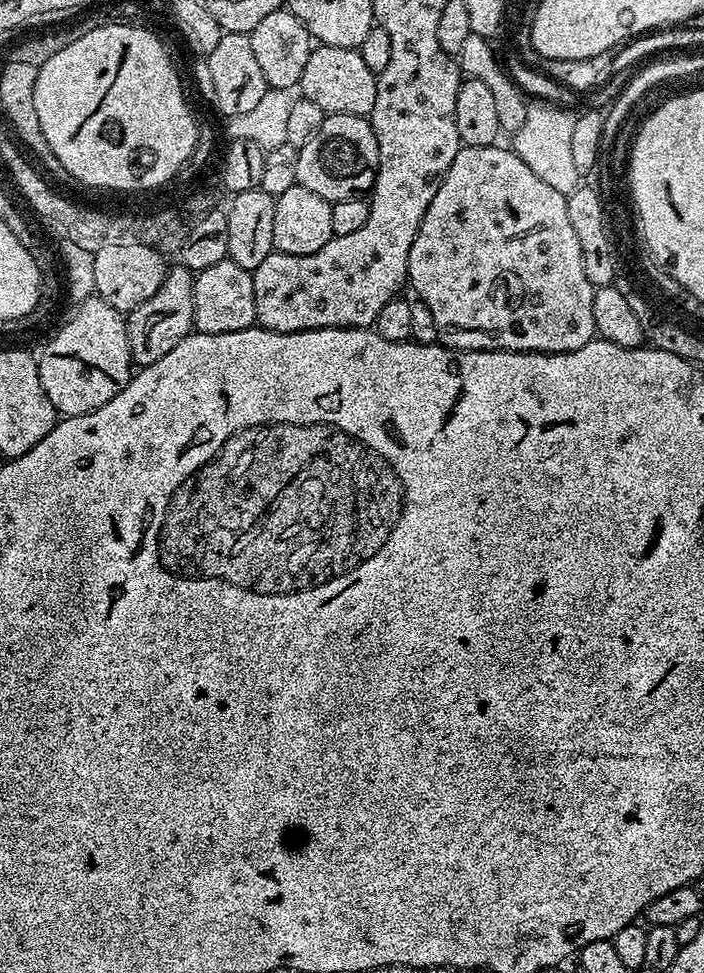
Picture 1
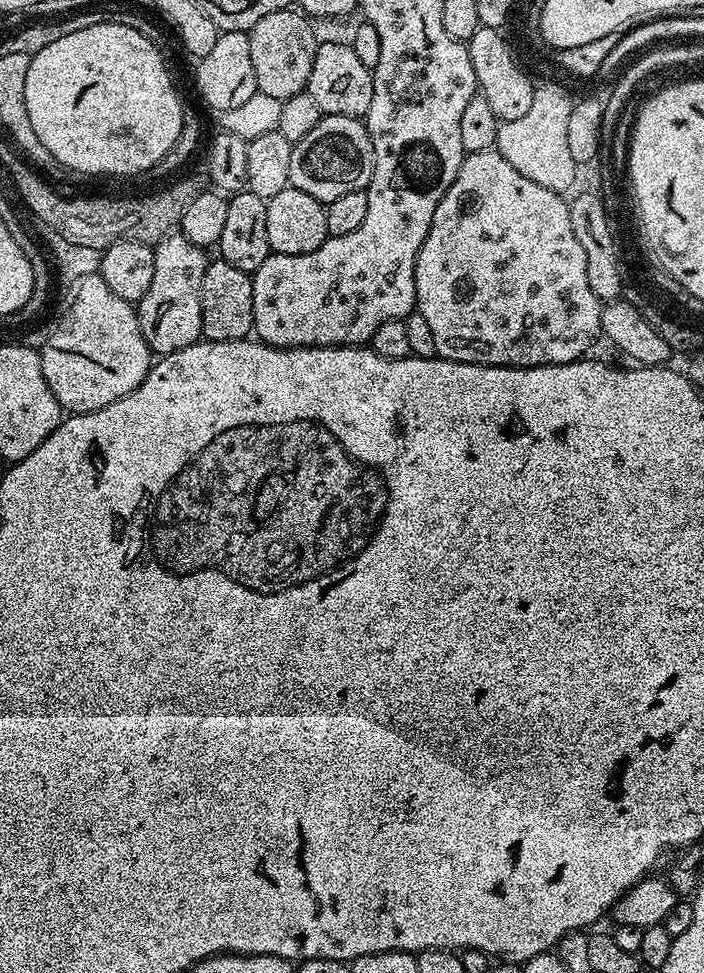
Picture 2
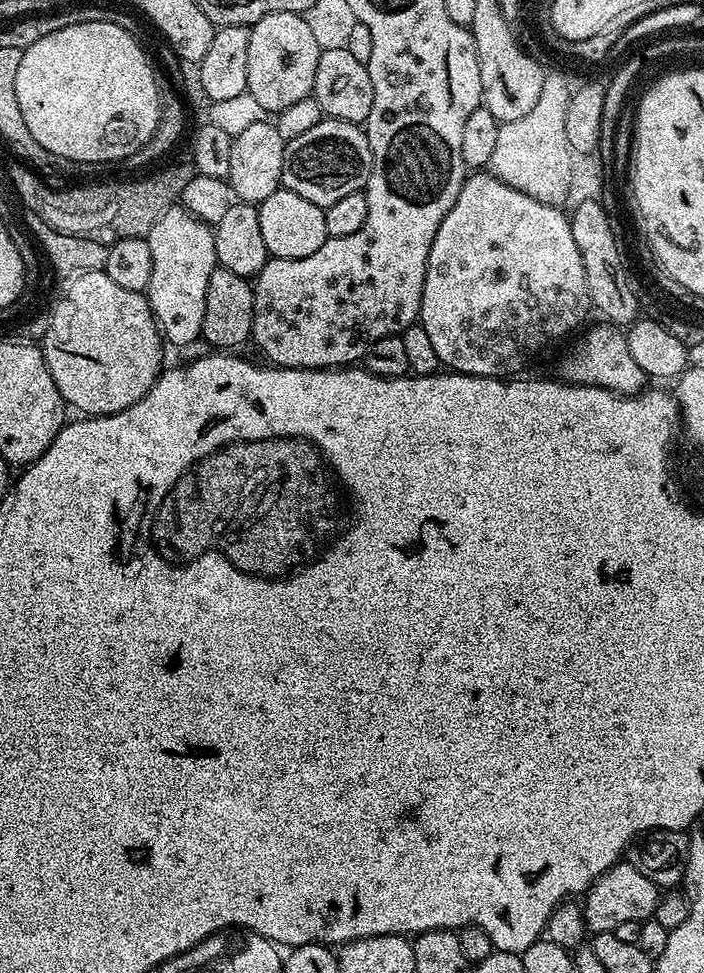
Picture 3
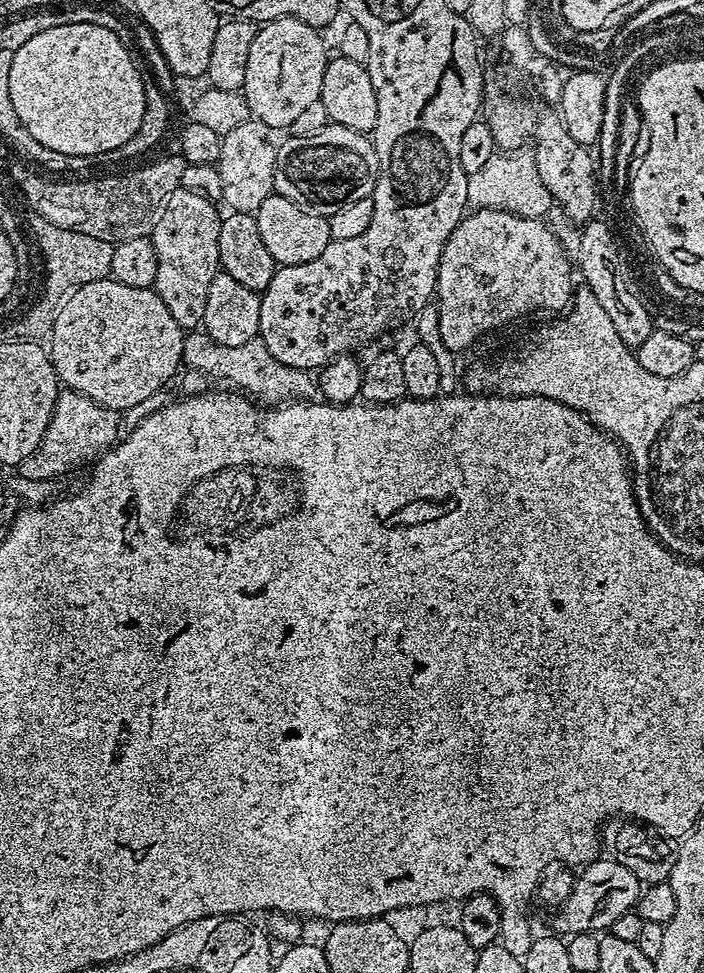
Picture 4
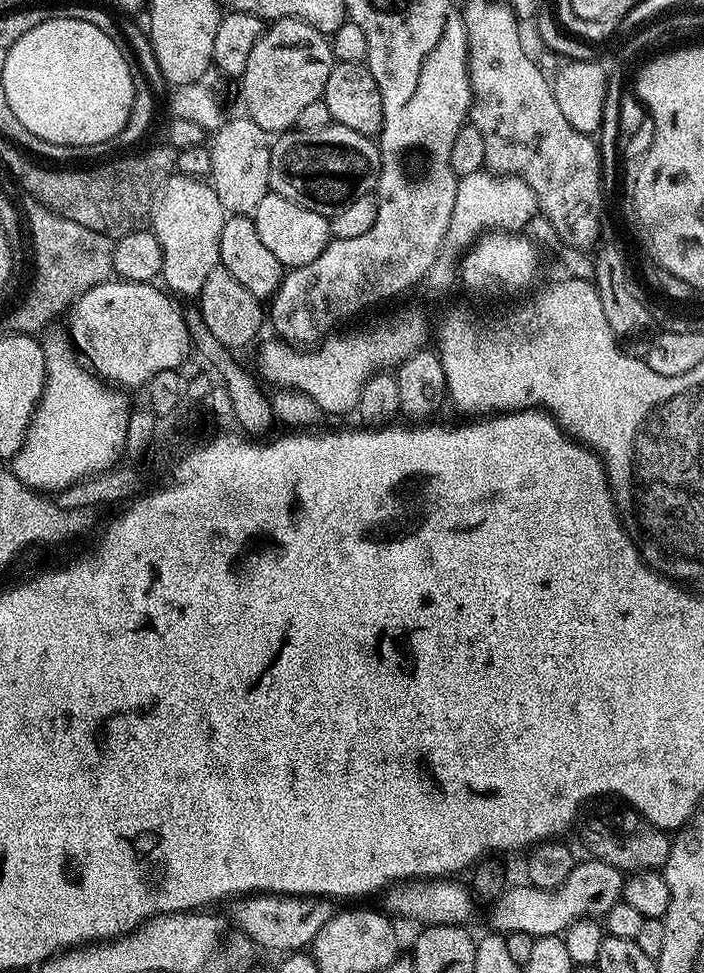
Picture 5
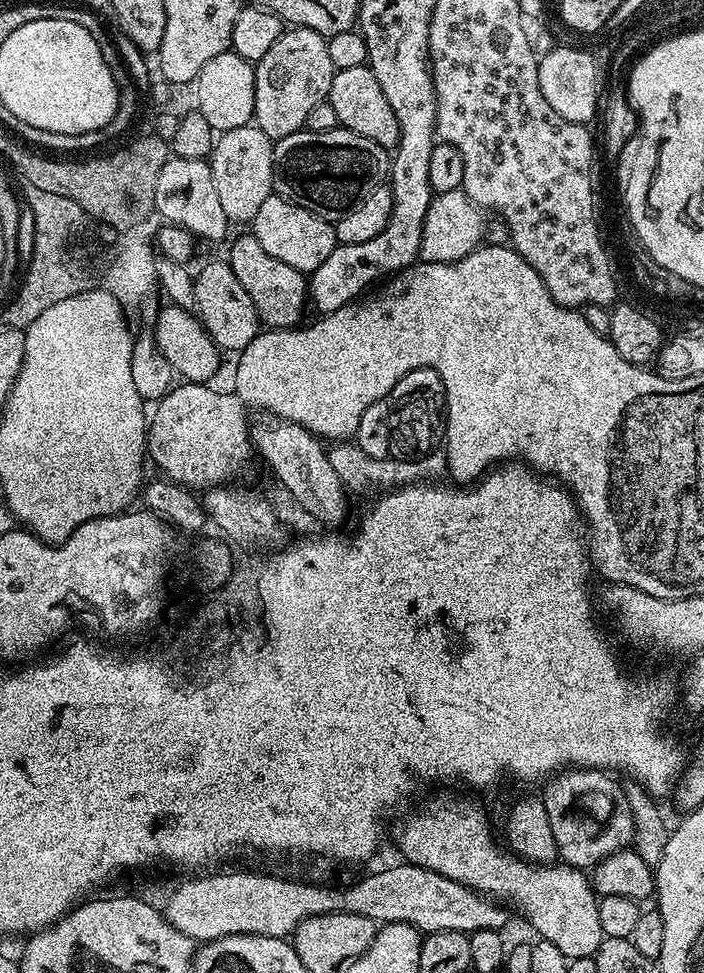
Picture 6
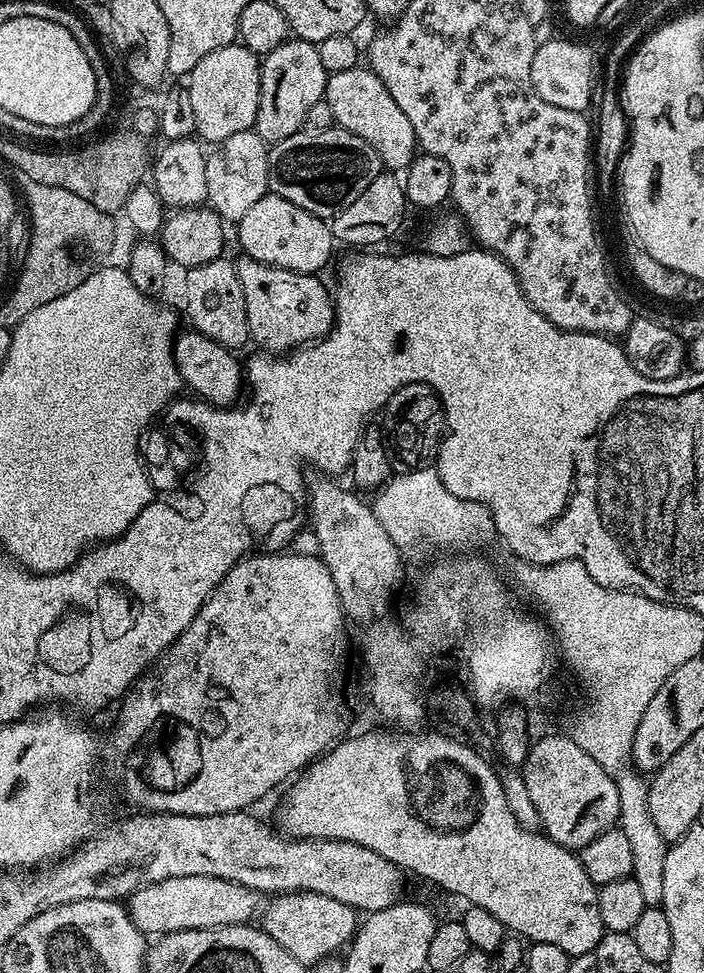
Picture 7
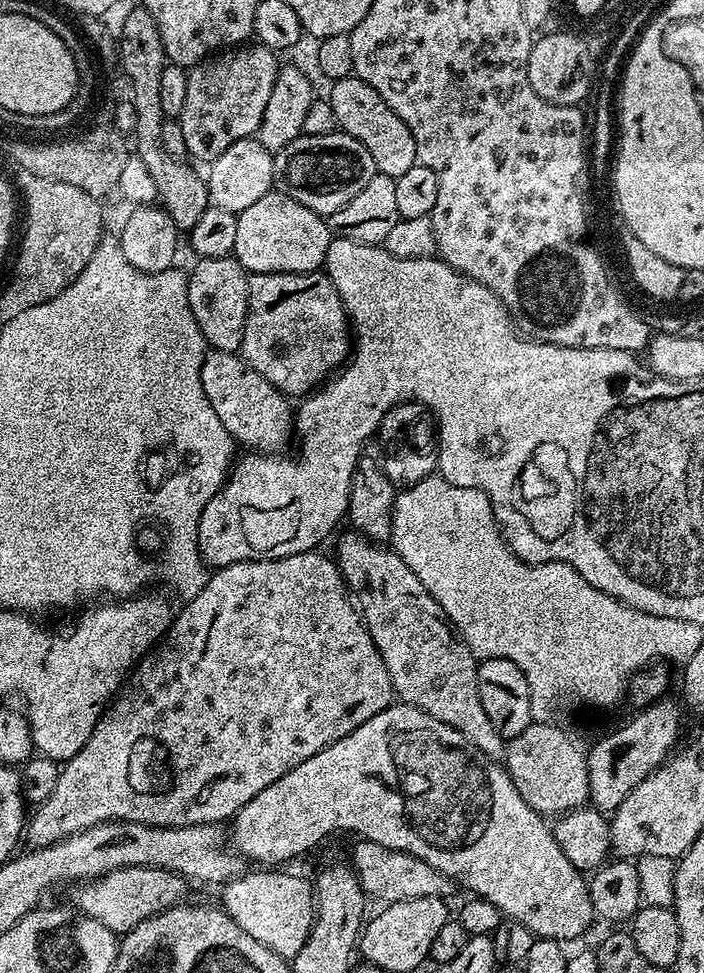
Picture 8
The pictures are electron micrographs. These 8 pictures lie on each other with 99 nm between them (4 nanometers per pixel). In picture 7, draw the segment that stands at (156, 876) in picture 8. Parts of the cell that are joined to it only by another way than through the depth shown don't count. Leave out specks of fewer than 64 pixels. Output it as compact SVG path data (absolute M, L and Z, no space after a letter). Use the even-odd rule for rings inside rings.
M195 876L194 878L166 878L162 882L148 884L127 897L126 907L128 917L138 926L140 932L156 938L165 932L178 930L194 930L195 928L217 928L231 924L246 924L252 915L261 907L261 897L254 890L242 886L238 882L230 882L226 878L210 878L209 876Z

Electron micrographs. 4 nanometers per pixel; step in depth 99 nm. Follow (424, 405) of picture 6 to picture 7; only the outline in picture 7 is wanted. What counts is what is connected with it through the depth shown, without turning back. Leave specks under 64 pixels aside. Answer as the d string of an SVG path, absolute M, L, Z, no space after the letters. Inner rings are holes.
M407 384L399 388L384 405L383 416L387 447L397 461L404 463L401 465L409 469L428 466L440 455L440 442L446 431L444 404L429 384Z

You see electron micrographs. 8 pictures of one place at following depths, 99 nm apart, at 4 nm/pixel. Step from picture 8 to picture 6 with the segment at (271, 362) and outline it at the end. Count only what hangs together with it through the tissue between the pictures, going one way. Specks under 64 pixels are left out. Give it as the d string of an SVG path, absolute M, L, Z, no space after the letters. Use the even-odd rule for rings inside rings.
M251 234L240 236L228 248L226 253L228 265L234 270L238 282L250 294L250 302L254 302L254 310L260 316L261 325L269 329L295 328L304 316L304 304L309 303L310 288L306 283L305 273L294 270L294 266L286 266L286 262L278 262L262 250L258 238Z

